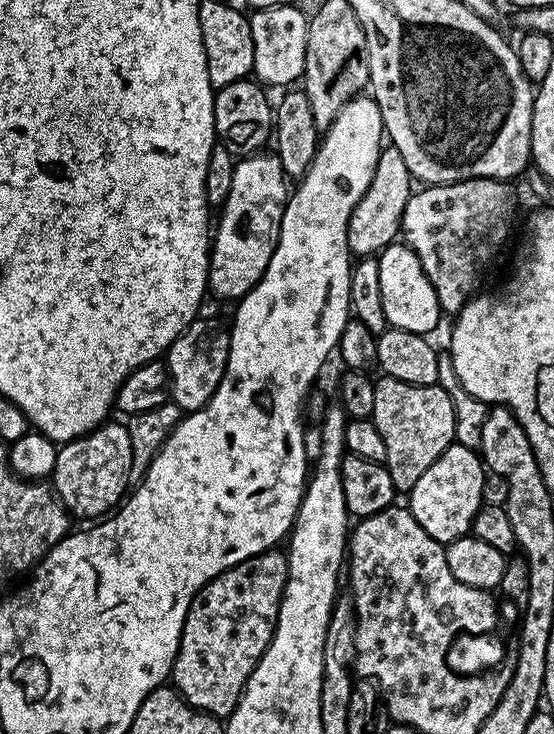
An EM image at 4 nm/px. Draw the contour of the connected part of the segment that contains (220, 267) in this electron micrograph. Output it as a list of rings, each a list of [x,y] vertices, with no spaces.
[[[259,150],[252,155],[246,155],[243,158],[236,160],[236,169],[234,170],[234,179],[230,182],[230,194],[226,194],[222,207],[219,209],[220,221],[215,221],[214,235],[210,240],[210,267],[208,269],[208,286],[211,295],[218,296],[221,301],[239,301],[241,296],[245,296],[248,291],[255,286],[262,278],[262,274],[266,274],[266,266],[270,266],[270,258],[274,258],[274,246],[278,246],[278,234],[282,226],[282,214],[284,208],[288,204],[288,197],[290,195],[290,184],[282,170],[282,162],[271,151]]]

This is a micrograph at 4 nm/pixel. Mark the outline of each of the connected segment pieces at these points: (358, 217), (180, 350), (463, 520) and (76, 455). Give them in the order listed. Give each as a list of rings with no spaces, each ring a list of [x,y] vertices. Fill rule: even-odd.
[[[391,146],[381,147],[378,166],[366,194],[354,206],[354,214],[348,223],[348,250],[353,257],[376,256],[400,236],[400,223],[406,210],[406,202],[412,197],[414,181],[406,170],[406,158]]]
[[[197,318],[167,350],[170,400],[185,413],[197,412],[218,390],[228,365],[228,332],[212,320]]]
[[[454,442],[438,457],[434,466],[418,478],[417,484],[407,493],[406,507],[430,538],[445,546],[453,544],[458,538],[471,533],[474,518],[481,504],[485,503],[484,476],[486,469],[477,449]]]
[[[110,420],[57,449],[50,482],[57,499],[73,517],[94,520],[121,503],[130,486],[131,466],[132,444],[127,425]]]

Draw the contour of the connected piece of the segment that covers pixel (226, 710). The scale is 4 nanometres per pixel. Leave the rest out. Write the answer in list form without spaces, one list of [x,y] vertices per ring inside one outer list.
[[[269,550],[215,576],[192,600],[186,614],[180,649],[172,664],[171,683],[190,707],[199,712],[209,712],[217,718],[228,717],[238,706],[246,682],[254,666],[262,658],[272,641],[280,599],[288,581],[288,558],[283,551]]]

